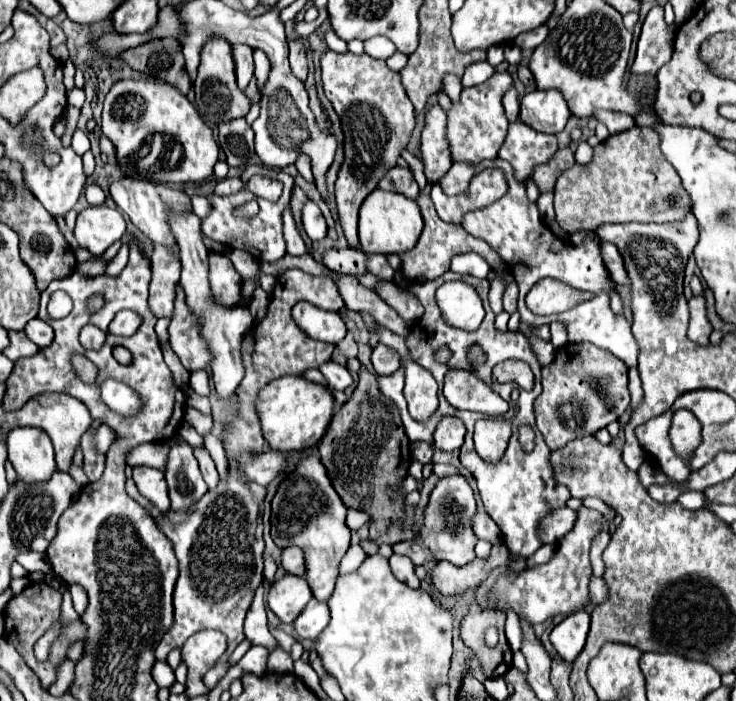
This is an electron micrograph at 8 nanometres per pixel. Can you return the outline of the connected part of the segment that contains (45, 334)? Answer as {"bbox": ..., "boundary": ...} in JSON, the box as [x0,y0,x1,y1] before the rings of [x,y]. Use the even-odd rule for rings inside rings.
{"bbox":[25,319,53,347],"boundary":[[[33,319],[27,327],[25,327],[25,333],[27,337],[39,347],[49,347],[53,343],[53,329],[49,327],[49,323],[41,321],[41,319]]]}

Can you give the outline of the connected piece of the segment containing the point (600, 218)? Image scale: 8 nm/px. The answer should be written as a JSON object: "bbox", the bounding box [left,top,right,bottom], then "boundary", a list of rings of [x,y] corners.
{"bbox":[555,125,691,233],"boundary":[[[635,125],[599,143],[587,165],[575,163],[561,173],[555,185],[555,209],[563,229],[575,233],[579,229],[595,231],[603,223],[681,221],[691,213],[691,199],[677,171],[665,163],[653,129]]]}

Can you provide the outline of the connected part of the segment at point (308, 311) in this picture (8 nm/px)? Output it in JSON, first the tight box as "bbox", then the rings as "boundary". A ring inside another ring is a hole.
{"bbox":[293,301,347,345],"boundary":[[[301,301],[293,307],[293,319],[309,337],[317,341],[337,345],[347,333],[347,325],[339,313],[323,311],[307,301]]]}

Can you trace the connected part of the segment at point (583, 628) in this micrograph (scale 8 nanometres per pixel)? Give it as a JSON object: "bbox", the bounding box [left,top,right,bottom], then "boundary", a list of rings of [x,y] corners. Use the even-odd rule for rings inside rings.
{"bbox":[551,611,589,661],"boundary":[[[577,611],[569,615],[565,621],[561,621],[553,631],[551,631],[551,643],[555,651],[565,659],[565,661],[575,661],[575,657],[581,653],[585,639],[589,631],[589,613],[587,611]]]}

